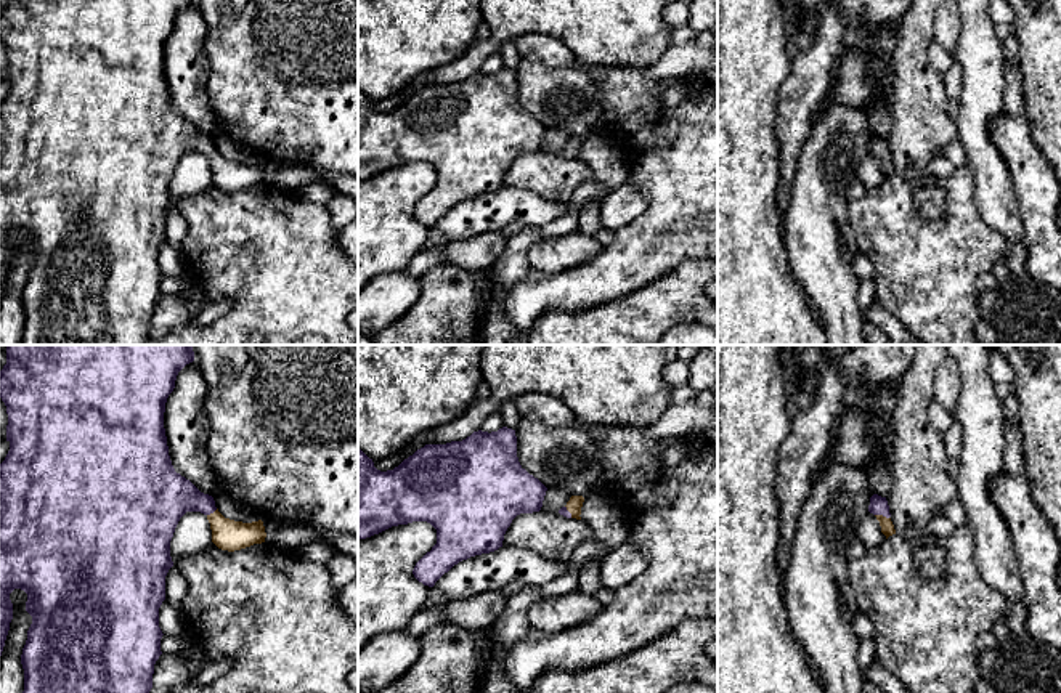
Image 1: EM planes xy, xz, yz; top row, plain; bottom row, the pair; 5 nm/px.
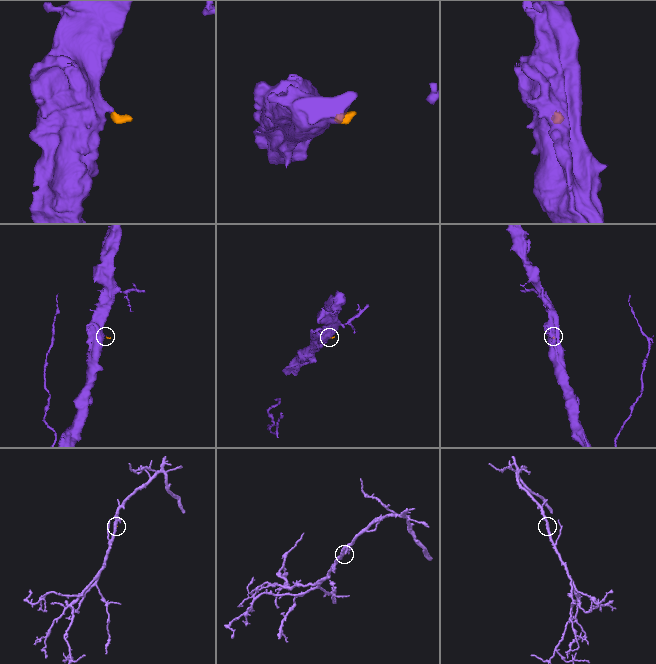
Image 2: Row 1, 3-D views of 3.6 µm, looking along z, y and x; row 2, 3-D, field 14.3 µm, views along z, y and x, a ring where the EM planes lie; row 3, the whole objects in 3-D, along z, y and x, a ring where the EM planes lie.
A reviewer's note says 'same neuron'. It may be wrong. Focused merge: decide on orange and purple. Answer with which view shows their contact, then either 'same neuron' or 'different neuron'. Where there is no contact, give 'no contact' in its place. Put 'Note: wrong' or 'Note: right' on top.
Note: right
contact in yz; same neuron

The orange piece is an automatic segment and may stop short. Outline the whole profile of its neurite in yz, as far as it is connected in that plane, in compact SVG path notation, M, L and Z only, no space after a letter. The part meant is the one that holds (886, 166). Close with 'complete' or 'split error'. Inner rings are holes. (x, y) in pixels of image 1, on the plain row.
M873 135L870 138L868 152L873 154L876 157L876 160L880 162L881 173L886 176L886 180L889 176L896 175L894 165L889 159L891 154L889 154L889 146L888 146L886 138Z; split error

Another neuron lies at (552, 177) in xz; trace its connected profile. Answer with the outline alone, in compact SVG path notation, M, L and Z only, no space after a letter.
M539 151L517 156L504 175L502 186L531 191L544 201L563 204L578 186L591 180L594 172L586 162Z

